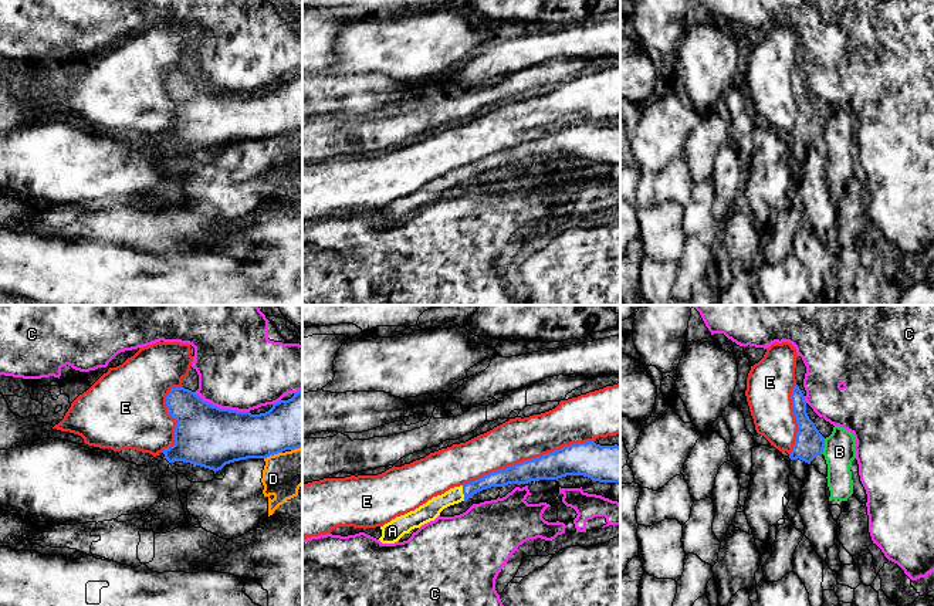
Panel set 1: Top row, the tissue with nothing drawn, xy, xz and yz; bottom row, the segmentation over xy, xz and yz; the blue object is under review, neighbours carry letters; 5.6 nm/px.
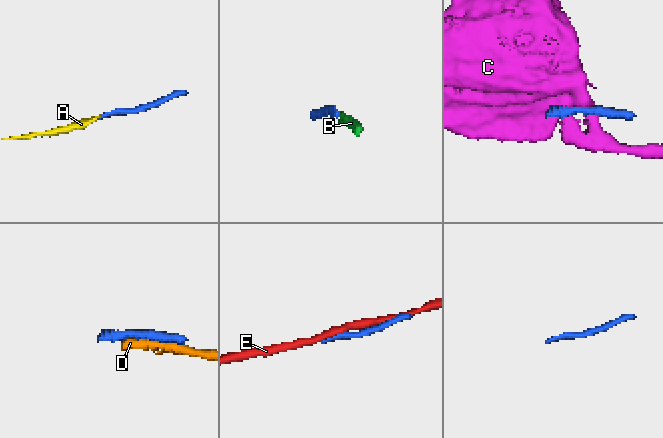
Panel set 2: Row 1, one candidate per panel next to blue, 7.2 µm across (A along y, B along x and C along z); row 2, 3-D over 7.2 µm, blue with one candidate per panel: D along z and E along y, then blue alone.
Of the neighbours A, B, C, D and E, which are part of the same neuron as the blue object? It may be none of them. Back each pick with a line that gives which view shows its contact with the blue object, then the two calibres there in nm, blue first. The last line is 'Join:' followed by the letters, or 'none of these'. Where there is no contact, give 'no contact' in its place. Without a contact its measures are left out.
A: meets blue in xz; 100 nm thick on the blue side, 110 nm on the other
Join: A

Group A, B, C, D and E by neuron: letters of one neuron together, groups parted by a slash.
A / B / C / D / E

